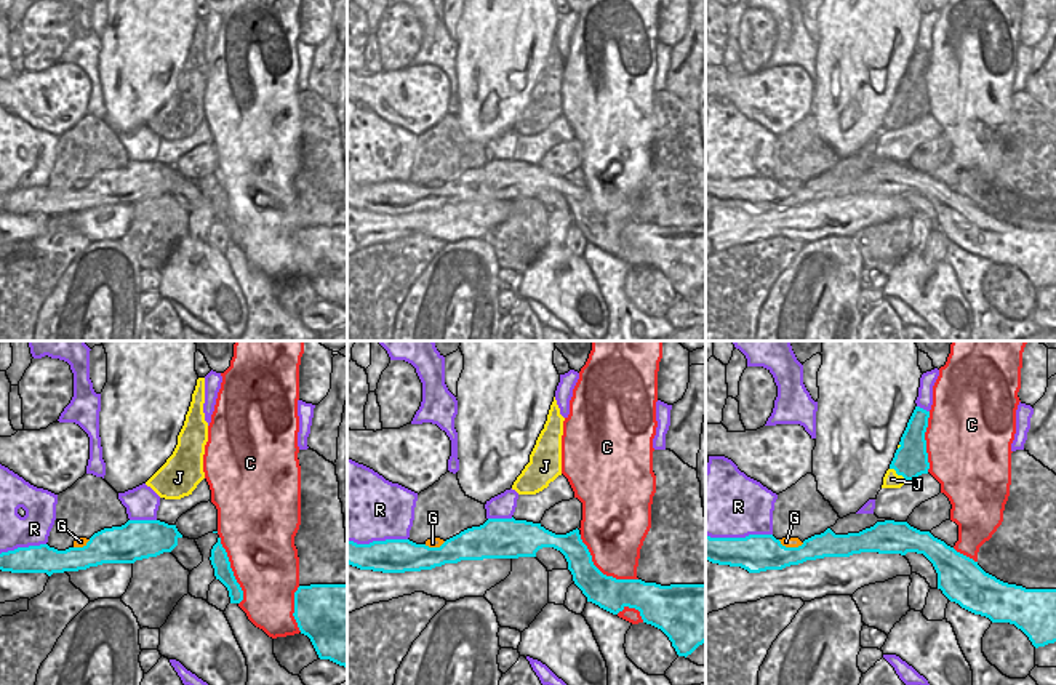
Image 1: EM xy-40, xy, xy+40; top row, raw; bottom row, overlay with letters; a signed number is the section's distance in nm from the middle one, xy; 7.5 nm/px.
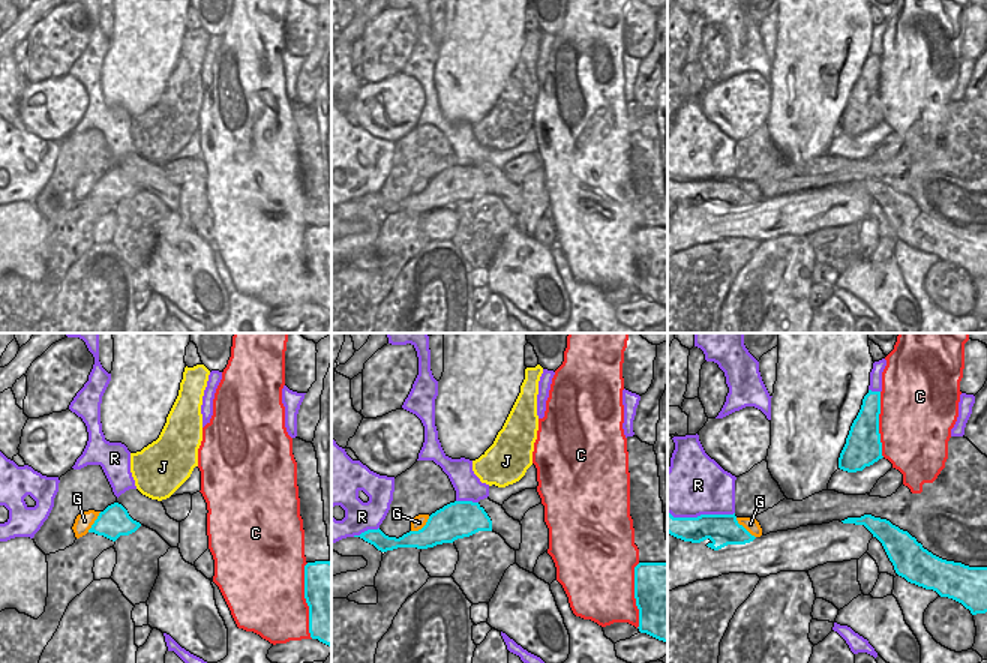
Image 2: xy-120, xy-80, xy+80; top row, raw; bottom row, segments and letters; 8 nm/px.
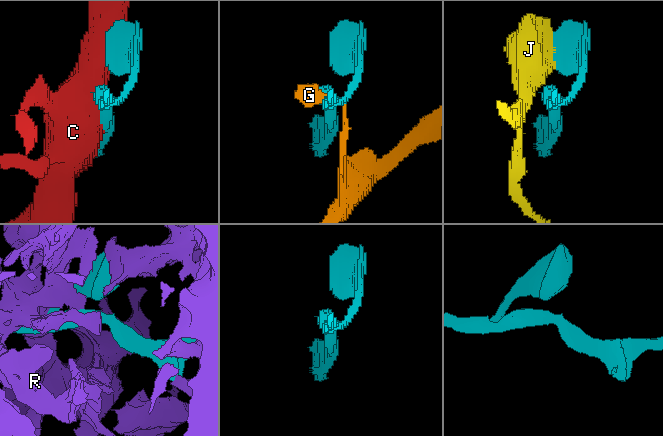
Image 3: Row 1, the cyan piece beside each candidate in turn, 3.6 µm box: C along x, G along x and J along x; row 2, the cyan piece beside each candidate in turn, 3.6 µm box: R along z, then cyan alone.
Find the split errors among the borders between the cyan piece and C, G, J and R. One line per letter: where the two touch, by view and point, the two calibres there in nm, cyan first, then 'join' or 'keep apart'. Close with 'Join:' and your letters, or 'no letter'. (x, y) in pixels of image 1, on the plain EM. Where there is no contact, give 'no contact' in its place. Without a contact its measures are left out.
C: contact xy (600, 213); calibres 260 and 400 nm; keep apart
G: contact xy+40 (791, 189); calibres 280 and 70 nm; keep apart
J: contact xy+40 (900, 116); calibres 260 and 120 nm; keep apart
R: contact xy+40 (740, 180); calibres 280 and 480 nm; keep apart
Join: no letter

